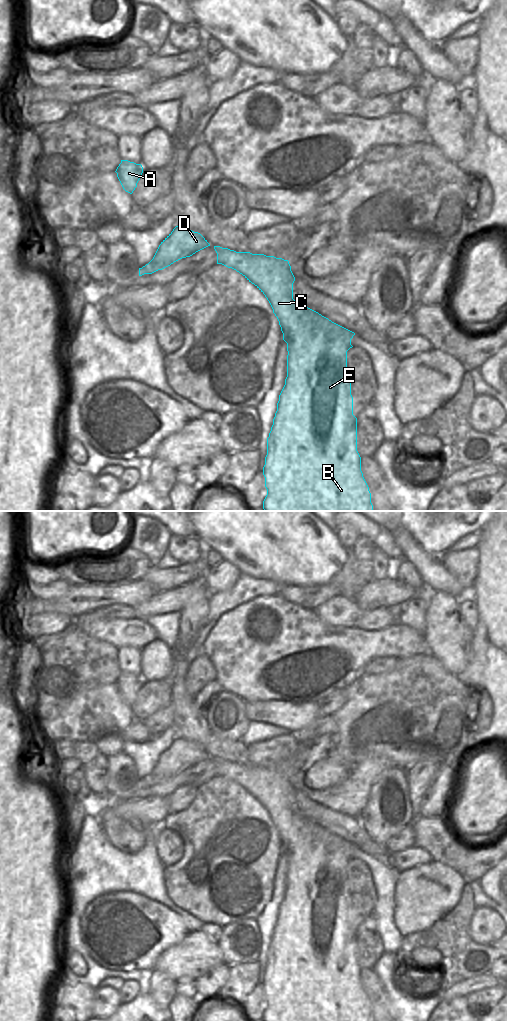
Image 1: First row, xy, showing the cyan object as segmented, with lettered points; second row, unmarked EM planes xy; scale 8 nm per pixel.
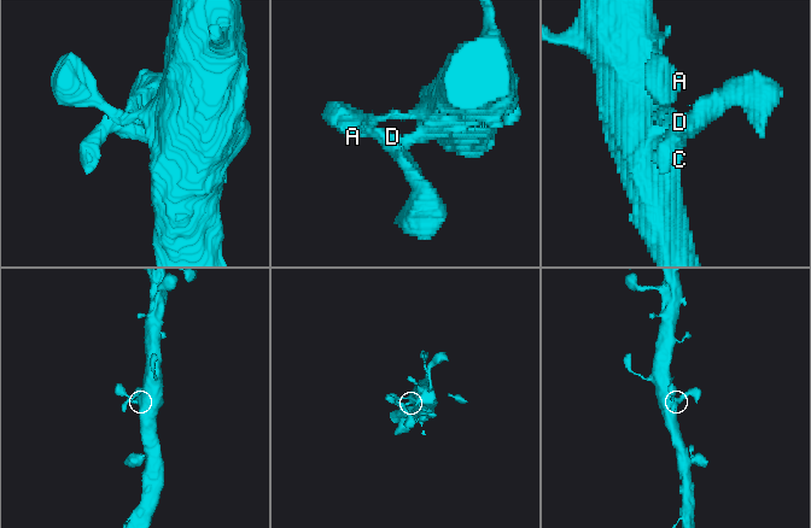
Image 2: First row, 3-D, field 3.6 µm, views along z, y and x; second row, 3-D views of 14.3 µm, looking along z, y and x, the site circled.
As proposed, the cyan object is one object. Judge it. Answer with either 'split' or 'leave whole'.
leave whole

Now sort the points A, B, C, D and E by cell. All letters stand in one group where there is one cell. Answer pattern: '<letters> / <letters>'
A B C D E

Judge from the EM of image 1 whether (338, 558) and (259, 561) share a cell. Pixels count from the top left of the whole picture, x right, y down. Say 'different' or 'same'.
same

